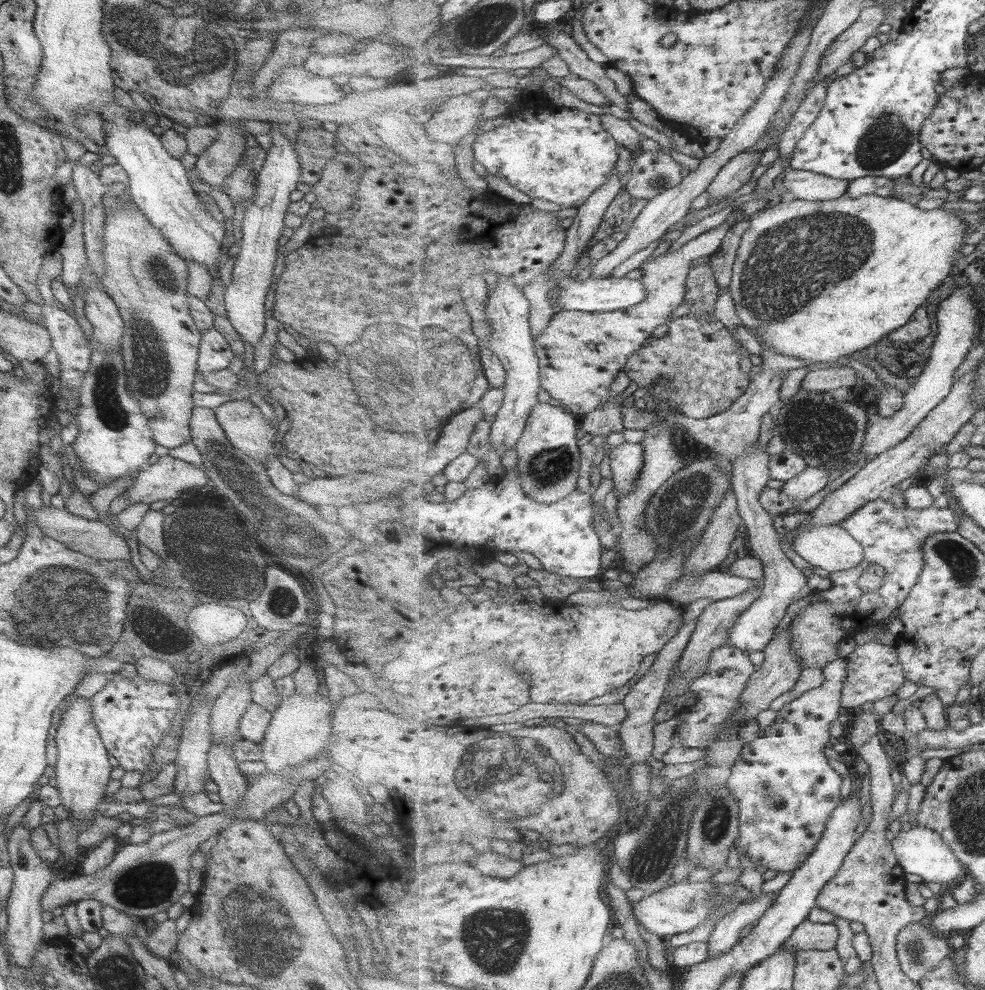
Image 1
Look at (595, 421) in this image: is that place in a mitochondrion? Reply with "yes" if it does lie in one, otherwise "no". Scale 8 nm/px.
no

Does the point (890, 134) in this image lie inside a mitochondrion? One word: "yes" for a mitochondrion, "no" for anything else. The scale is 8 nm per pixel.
yes

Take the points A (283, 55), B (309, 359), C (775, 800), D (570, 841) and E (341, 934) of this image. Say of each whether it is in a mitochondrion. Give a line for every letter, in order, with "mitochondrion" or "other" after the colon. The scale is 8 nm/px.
A: other
B: other
C: mitochondrion
D: other
E: other

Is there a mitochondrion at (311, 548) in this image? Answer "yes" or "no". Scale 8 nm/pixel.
yes

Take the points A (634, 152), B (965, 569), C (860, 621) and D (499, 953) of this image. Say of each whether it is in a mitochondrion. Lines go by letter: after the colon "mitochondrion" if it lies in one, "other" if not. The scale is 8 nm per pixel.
A: other
B: mitochondrion
C: other
D: mitochondrion

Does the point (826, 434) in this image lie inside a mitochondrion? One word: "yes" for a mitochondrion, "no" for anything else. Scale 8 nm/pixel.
yes

